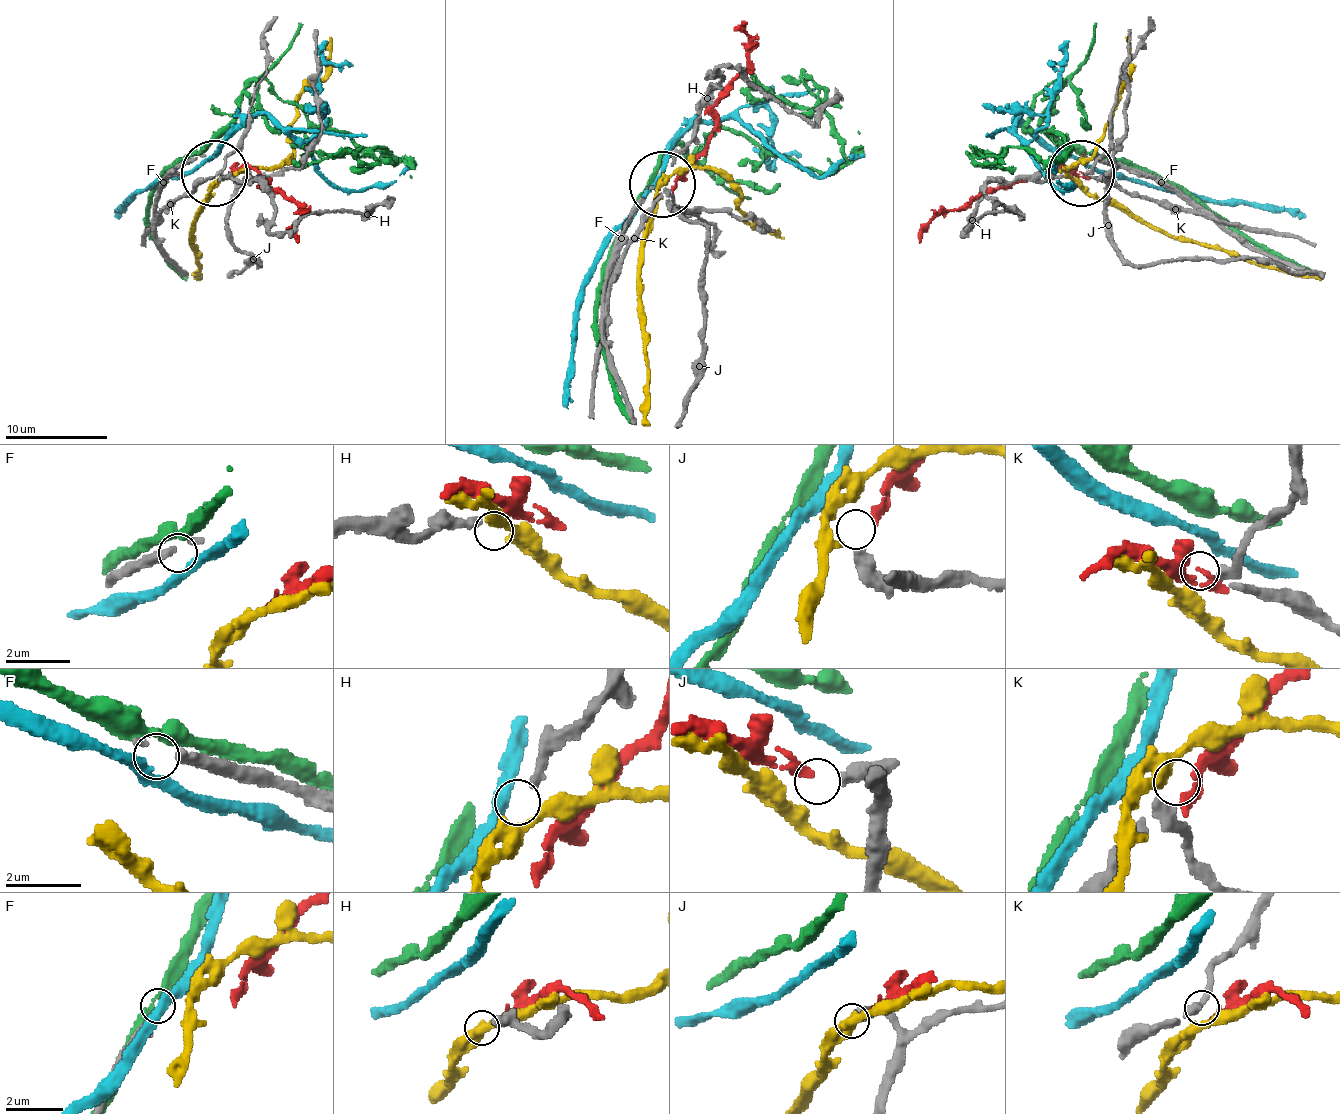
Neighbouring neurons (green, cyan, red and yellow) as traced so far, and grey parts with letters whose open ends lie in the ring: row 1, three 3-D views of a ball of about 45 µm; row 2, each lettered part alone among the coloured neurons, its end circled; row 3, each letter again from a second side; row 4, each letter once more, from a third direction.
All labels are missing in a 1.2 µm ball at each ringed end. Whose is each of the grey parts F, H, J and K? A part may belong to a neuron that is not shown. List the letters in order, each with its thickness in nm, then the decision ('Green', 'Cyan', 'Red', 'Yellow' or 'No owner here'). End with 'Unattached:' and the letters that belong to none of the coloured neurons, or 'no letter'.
F: Thickness 140 nm. No owner here
H: Thickness 240 nm. Yellow
J: Thickness 400 nm. Red
K: Thickness 240 nm. No owner here
Unattached: F, K

